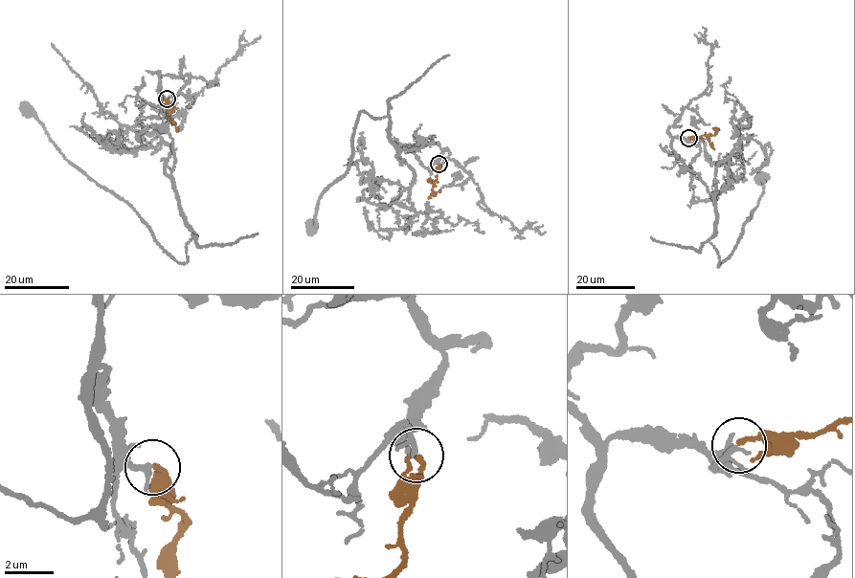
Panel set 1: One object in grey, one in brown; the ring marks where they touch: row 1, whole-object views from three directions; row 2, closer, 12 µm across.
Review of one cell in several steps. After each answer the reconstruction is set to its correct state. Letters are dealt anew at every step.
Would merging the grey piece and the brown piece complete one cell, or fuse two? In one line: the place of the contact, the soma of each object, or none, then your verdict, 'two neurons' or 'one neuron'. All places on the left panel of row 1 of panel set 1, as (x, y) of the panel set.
place (167, 99); soma grey (27, 110); soma brown none; one neuron

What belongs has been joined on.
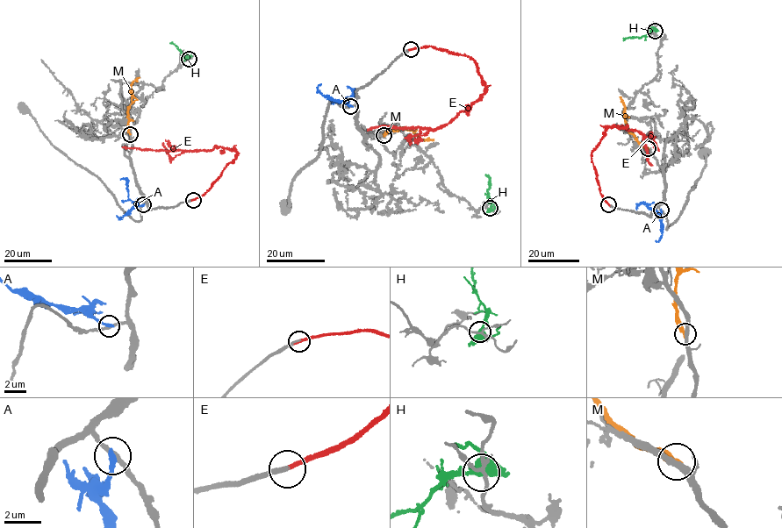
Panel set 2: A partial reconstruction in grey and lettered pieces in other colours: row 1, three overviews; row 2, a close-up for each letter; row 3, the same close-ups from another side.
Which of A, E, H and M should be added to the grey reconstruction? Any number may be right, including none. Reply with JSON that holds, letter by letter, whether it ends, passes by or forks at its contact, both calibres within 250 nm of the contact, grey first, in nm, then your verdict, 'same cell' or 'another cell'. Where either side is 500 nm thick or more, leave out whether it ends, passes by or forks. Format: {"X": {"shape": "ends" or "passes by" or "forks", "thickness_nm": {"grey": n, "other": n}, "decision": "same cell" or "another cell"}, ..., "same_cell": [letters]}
{"A": {"shape": "ends", "thickness_nm": {"grey": 280, "other": 280}, "decision": "another cell"}, "E": {"shape": "ends", "thickness_nm": {"grey": 240, "other": 240}, "decision": "same cell"}, "H": {"shape": "forks", "thickness_nm": {"grey": 170, "other": 360}, "decision": "another cell"}, "M": {"shape": "ends", "thickness_nm": {"grey": 320, "other": 360}, "decision": "another cell"}, "same_cell": ["E"]}

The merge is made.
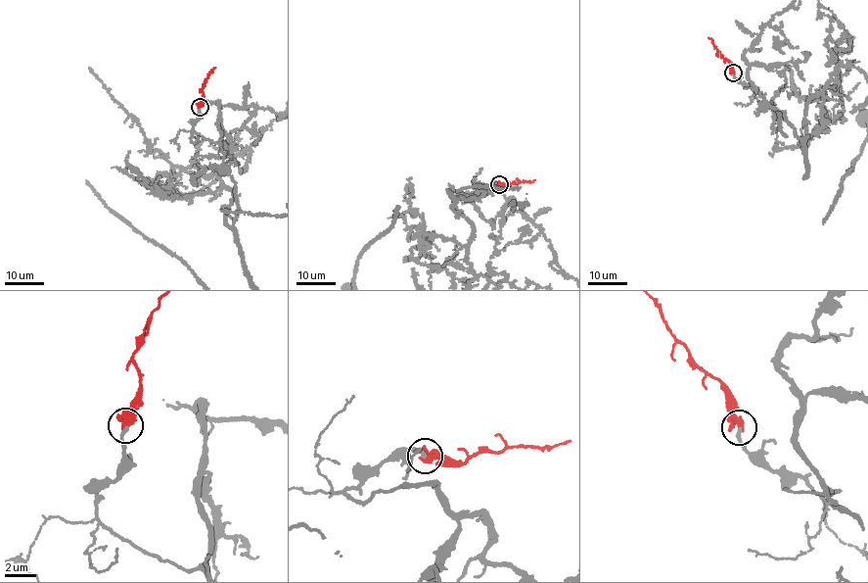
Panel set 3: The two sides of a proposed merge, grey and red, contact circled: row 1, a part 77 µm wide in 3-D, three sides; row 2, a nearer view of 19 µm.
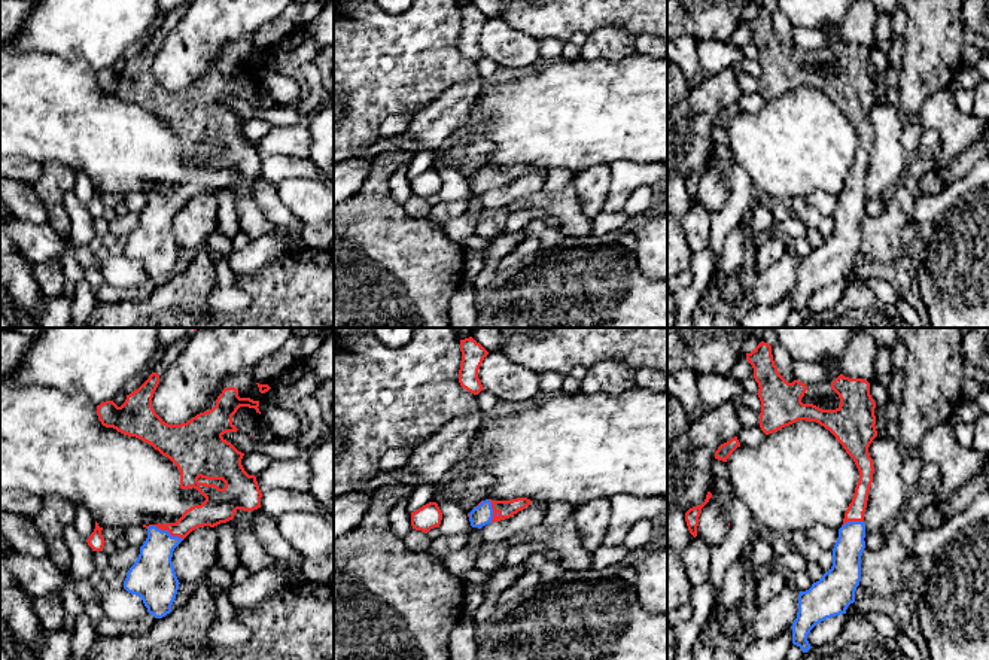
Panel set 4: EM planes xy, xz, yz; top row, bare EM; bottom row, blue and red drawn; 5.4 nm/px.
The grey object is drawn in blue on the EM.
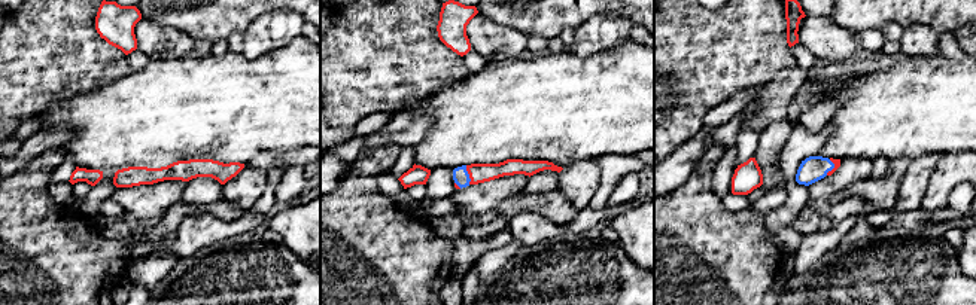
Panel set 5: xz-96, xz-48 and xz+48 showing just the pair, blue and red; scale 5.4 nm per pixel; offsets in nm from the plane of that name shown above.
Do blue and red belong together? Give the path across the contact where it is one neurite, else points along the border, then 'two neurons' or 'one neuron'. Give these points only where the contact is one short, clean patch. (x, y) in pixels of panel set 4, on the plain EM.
across xy (152, 242), (164, 197), (179, 197), (206, 181) | one neuron

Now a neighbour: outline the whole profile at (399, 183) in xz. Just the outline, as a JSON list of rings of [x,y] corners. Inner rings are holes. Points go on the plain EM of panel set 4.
[[[410,162],[399,167],[389,180],[390,197],[399,204],[405,204],[413,197],[408,167]]]

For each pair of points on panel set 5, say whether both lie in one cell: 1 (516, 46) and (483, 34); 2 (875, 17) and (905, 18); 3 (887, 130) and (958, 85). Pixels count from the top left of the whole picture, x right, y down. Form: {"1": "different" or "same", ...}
{"1": "same", "2": "same", "3": "same"}

